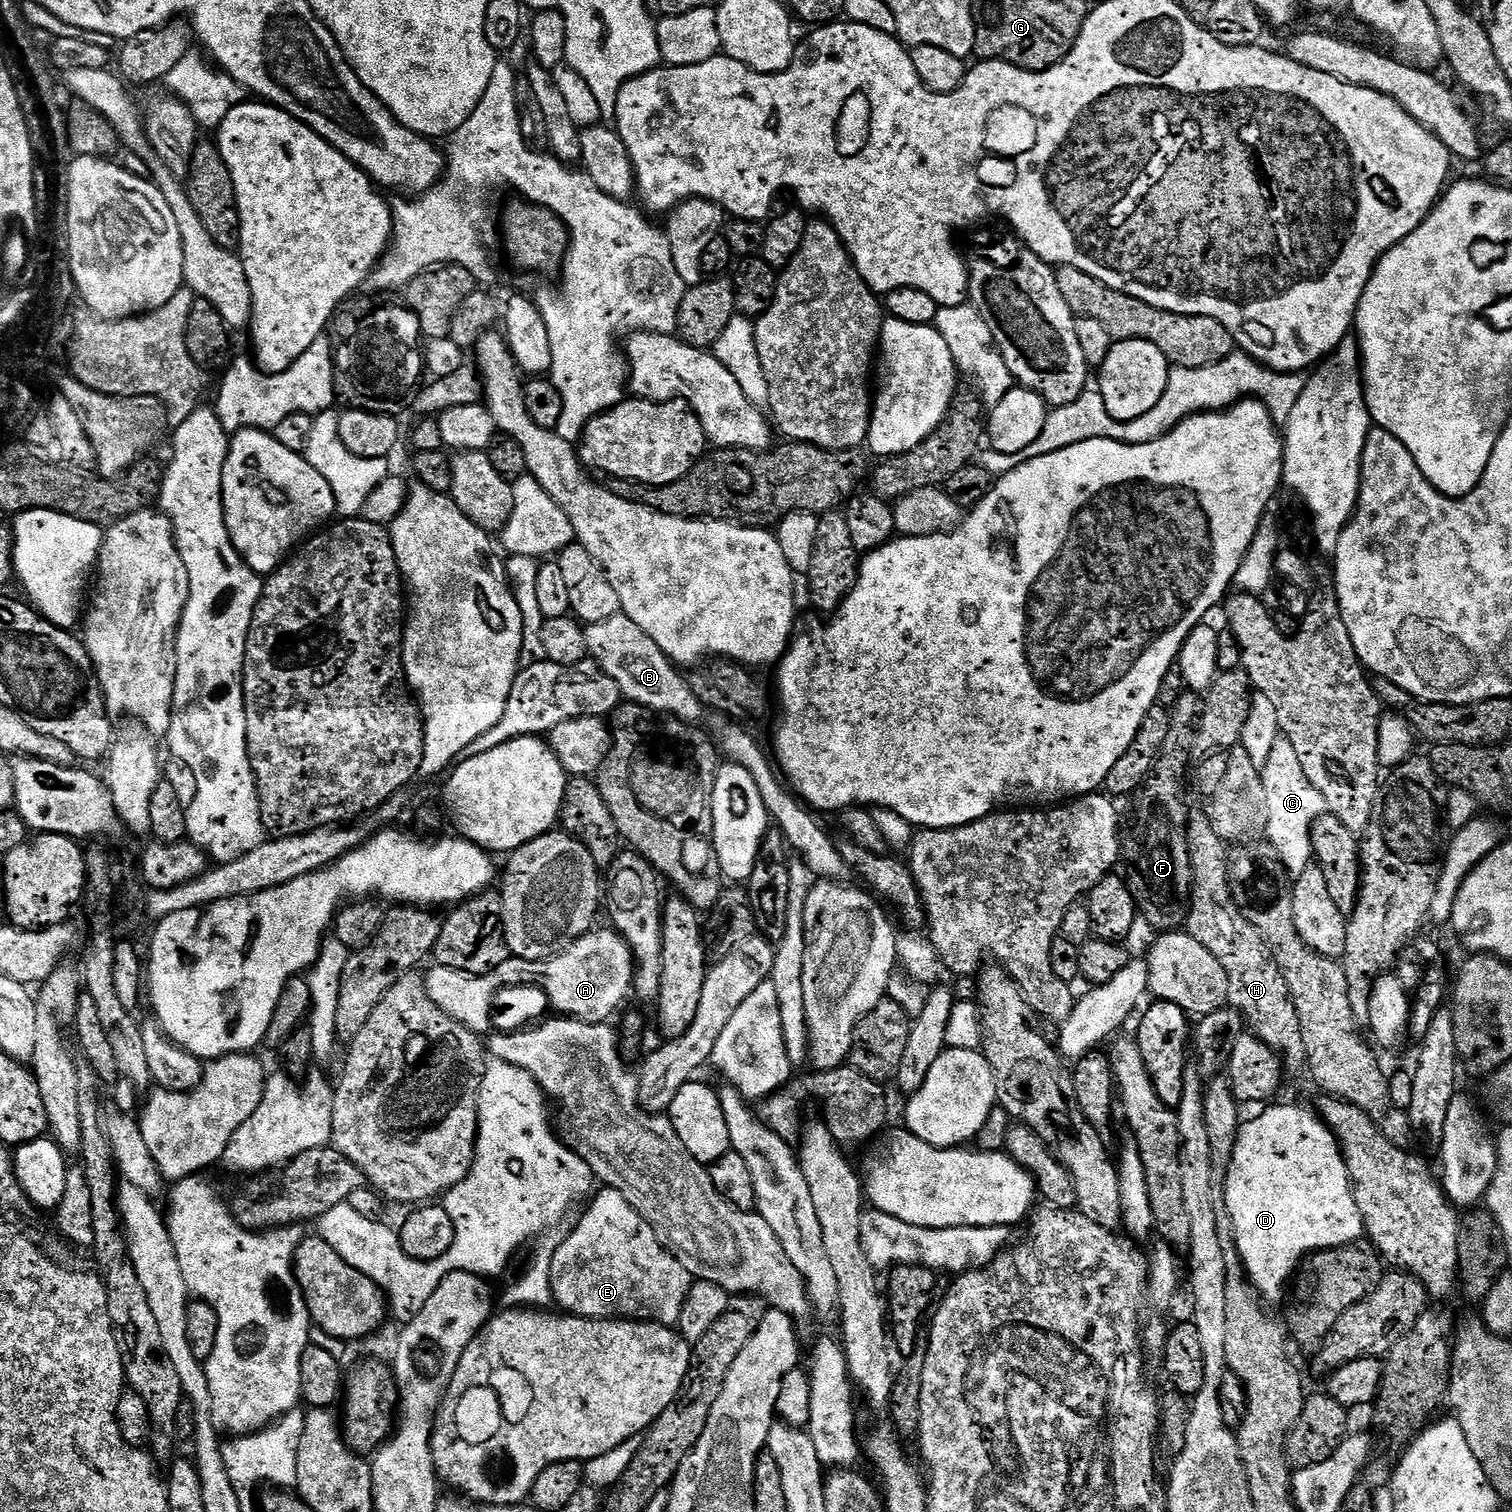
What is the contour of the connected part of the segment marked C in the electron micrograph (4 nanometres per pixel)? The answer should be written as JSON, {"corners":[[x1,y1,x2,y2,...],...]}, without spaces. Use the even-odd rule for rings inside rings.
{"corners":[[1281,738,1274,742,1262,775,1268,803,1266,839,1274,846,1289,877,1298,877,1302,874,1302,870,1313,867,1312,824,1318,817,1325,815,1324,799,1322,794,1318,794,1318,790,1314,790,1314,786,1310,786,1310,778,1306,778,1294,746,1290,746,1290,742,1286,739]]}

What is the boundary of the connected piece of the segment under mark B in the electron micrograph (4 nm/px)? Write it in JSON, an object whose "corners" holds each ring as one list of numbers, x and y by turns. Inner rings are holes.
{"corners":[[624,613,607,619,606,622,587,625,584,631,584,641,587,644,588,656,595,660,610,678,614,678,614,682,617,682,620,687,621,697,627,698,633,704,640,704,653,713,664,712,660,714,667,714,669,717,685,722,699,721,696,719,702,714,705,715,706,709,689,686,685,675,679,673,681,671,677,665,669,660,664,651,659,650,658,644]]}

